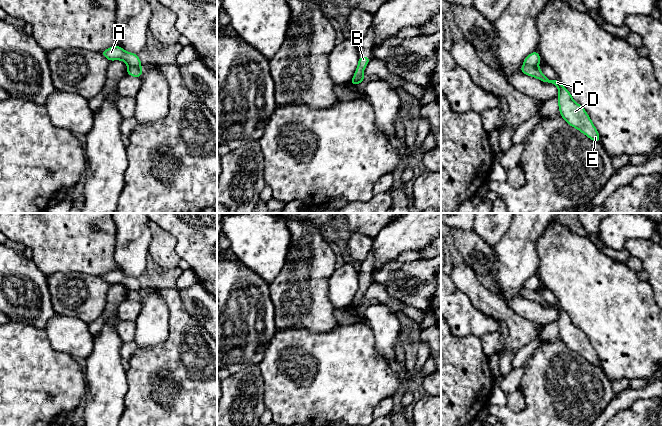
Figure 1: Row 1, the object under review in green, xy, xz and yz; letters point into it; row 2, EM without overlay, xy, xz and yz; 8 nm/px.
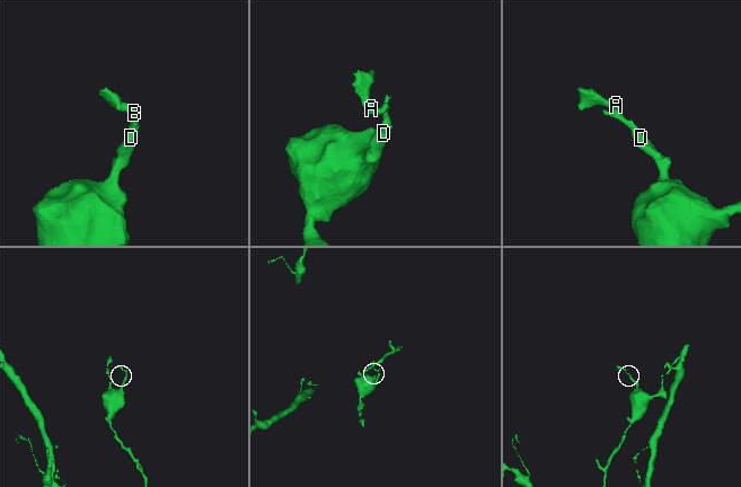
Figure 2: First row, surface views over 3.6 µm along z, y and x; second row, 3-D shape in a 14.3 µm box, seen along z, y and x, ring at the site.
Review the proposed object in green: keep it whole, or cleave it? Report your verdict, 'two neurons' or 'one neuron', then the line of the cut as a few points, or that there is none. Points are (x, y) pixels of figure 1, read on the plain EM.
two neurons | xy (128, 289), (140, 292)

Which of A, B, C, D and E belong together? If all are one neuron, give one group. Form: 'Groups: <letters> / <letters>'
Groups: A / B C D E

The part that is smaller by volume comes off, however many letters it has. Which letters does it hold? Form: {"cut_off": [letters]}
{"cut_off": ["A"]}

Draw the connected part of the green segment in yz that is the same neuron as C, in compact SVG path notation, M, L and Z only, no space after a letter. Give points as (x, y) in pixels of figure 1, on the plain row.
M522 289L521 296L535 301L544 307L556 309L558 311L558 328L560 339L572 351L577 352L591 364L600 367L600 360L584 332L576 327L570 316L560 307L558 303L549 304L545 301L539 291Z

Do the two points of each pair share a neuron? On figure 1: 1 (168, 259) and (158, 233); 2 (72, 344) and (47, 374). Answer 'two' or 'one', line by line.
1: one
2: two

